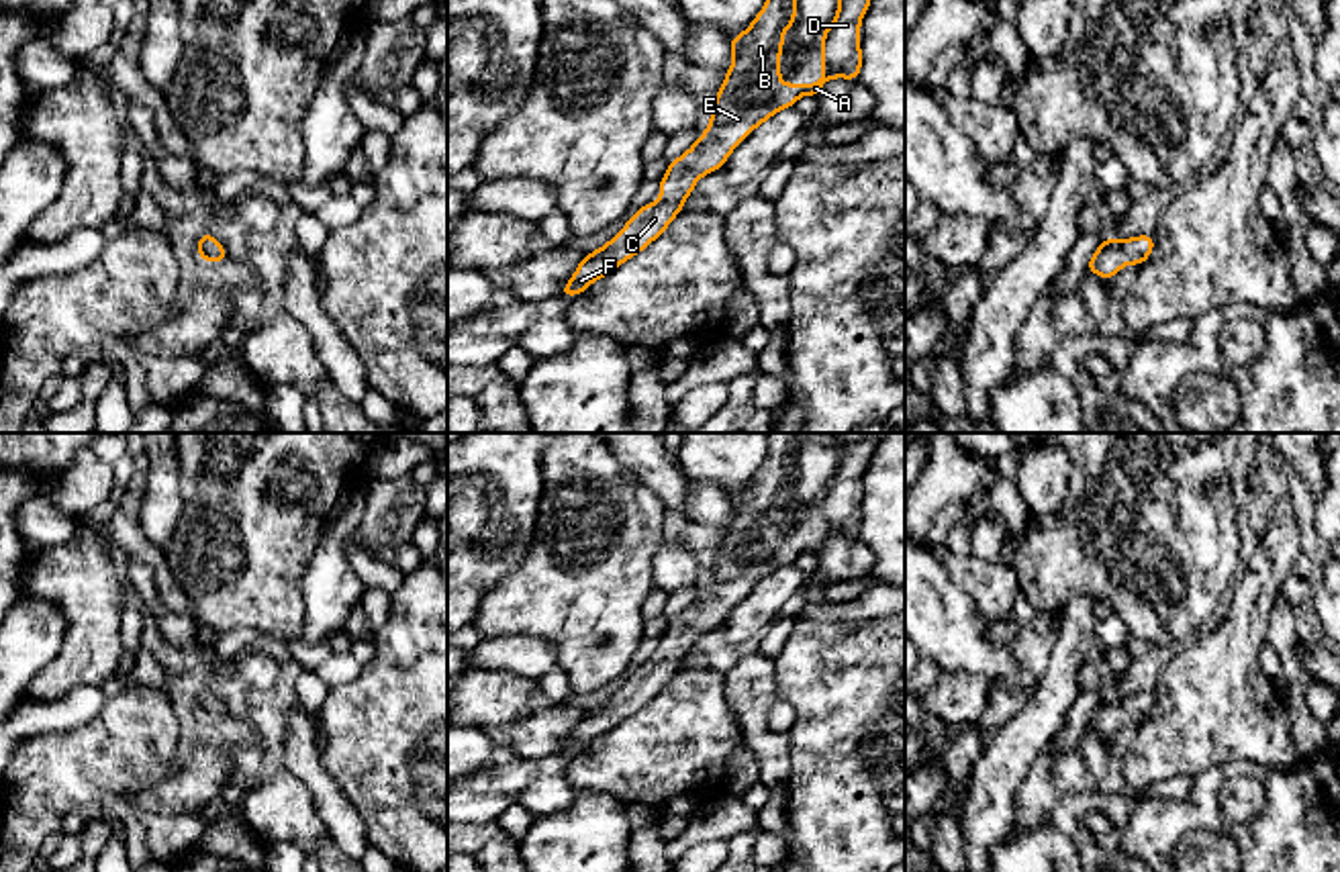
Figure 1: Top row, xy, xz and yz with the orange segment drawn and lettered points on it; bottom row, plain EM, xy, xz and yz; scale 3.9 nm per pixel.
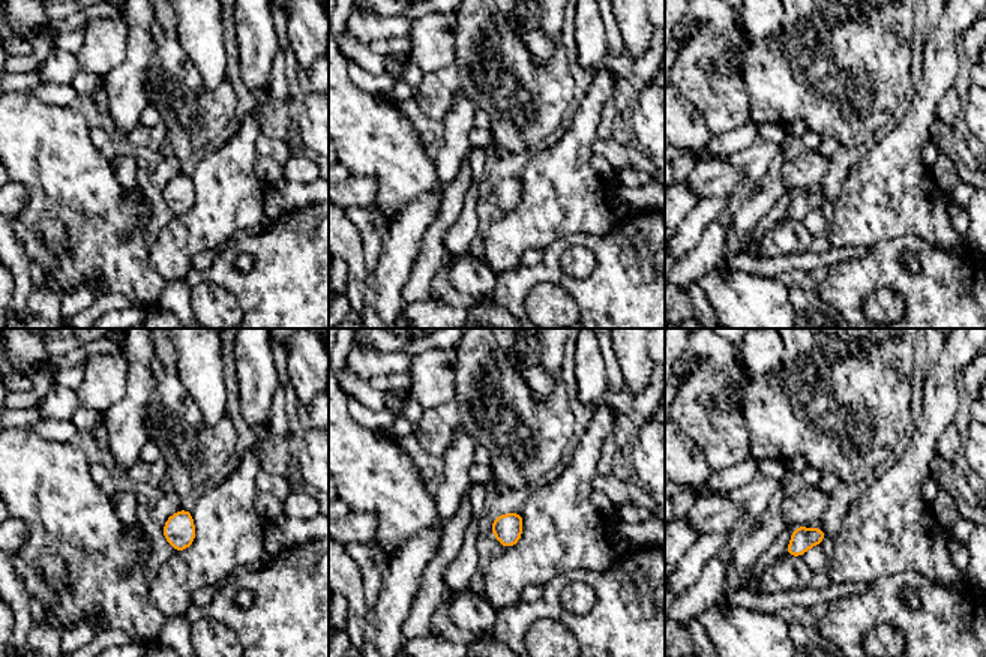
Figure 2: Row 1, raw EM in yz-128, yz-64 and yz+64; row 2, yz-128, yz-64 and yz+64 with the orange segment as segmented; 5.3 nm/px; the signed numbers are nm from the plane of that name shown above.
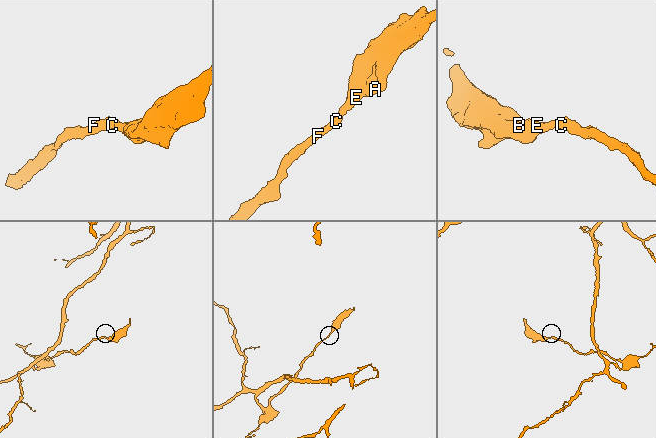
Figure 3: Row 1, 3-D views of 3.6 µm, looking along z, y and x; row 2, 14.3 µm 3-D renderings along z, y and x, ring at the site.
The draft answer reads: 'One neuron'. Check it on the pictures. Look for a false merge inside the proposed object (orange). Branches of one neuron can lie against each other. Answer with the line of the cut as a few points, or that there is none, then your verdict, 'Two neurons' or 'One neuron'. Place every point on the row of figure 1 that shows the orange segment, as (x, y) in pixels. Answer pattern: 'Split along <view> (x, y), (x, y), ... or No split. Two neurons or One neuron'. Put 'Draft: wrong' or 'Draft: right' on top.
Draft: right
No split. One neuron

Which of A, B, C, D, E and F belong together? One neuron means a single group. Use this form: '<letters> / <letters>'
A B C D E F

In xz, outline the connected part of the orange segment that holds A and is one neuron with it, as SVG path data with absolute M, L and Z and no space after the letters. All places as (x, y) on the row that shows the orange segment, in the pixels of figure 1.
M766 0L752 25L729 37L731 67L711 106L711 123L695 145L668 163L662 196L633 212L627 225L601 249L586 253L560 294L576 296L658 239L684 208L695 182L725 165L729 153L764 120L795 106L803 94L821 96L831 78L858 80L862 65L860 22L870 0L838 0L838 14L821 35L821 78L817 84L782 84L782 33L795 27L797 0Z

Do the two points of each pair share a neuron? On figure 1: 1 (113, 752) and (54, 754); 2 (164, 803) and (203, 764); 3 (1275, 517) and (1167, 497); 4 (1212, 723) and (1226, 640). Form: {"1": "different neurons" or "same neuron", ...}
{"1": "same neuron", "2": "same neuron", "3": "different neurons", "4": "same neuron"}

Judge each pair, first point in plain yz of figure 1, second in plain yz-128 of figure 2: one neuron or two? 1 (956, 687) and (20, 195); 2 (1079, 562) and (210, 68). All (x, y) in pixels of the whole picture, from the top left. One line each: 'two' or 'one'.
1: one
2: two

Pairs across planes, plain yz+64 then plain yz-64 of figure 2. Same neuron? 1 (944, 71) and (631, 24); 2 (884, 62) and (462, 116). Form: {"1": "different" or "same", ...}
{"1": "different", "2": "different"}

